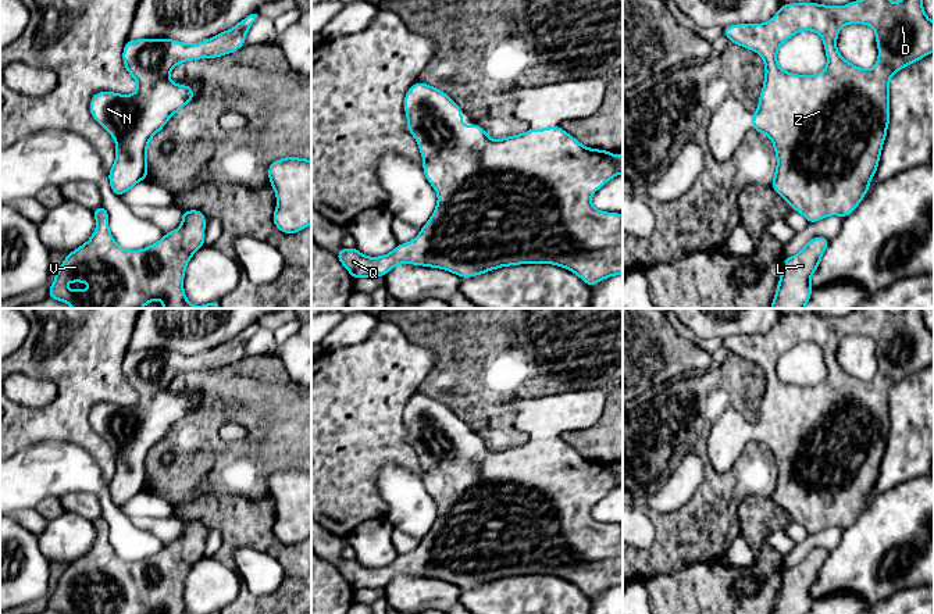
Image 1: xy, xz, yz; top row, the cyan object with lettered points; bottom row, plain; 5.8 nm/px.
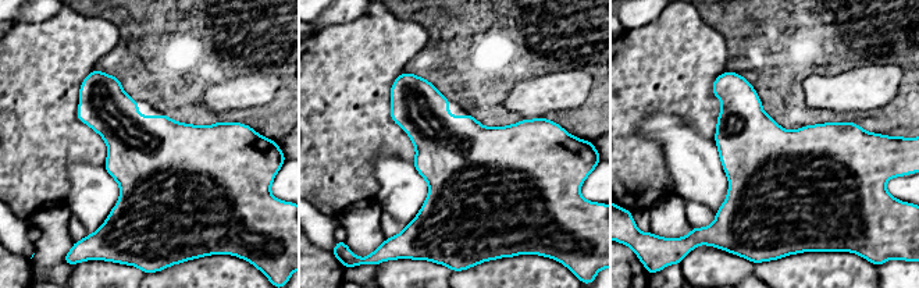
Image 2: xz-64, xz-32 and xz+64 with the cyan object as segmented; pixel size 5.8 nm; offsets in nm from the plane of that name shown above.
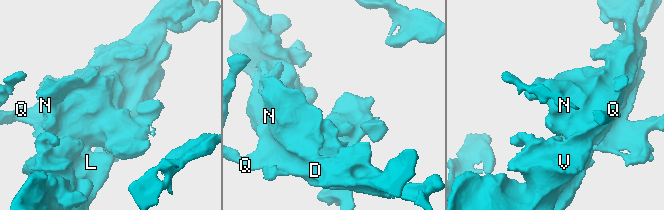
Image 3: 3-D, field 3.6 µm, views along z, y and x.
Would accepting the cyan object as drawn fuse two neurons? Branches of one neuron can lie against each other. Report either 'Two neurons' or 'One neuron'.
One neuron

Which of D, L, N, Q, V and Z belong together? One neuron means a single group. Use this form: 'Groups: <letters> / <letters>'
Groups: D L N Q V Z

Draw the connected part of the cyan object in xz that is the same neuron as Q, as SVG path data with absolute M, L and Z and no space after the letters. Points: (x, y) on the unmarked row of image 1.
M416 393L403 414L407 442L416 449L427 492L438 506L438 515L416 550L398 556L389 565L367 568L356 558L335 567L354 589L385 588L395 576L414 575L446 581L461 589L518 575L555 575L580 588L588 597L613 586L623 586L623 526L596 521L592 506L623 485L623 465L589 460L560 438L528 440L493 451L478 436L461 436L461 420L442 401Z

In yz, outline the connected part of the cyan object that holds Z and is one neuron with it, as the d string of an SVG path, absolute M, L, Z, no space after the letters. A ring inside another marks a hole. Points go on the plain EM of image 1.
M866 308L841 318L781 315L767 333L730 336L723 345L730 354L759 364L766 378L752 439L766 445L774 457L777 478L770 497L808 533L828 526L848 528L860 515L878 479L890 435L891 388L934 363L934 333L923 321L923 308L905 308L896 314L887 308ZM848 335L863 335L876 342L878 370L871 381L862 381L838 364L838 343ZM802 342L813 342L823 350L827 378L820 385L796 386L778 378L780 357Z

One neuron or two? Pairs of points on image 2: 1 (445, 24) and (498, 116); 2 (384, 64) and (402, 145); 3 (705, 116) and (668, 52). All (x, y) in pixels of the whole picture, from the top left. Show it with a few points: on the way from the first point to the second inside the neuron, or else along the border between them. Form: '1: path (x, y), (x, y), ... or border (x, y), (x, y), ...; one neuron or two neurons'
1: path (467, 46), (498, 77), (498, 93); one neuron
2: path (380, 84), (380, 123), (383, 125); one neuron
3: path (694, 100), (669, 67); one neuron

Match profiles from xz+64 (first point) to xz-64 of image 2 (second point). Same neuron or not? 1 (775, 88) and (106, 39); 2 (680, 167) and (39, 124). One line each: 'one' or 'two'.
1: two
2: two

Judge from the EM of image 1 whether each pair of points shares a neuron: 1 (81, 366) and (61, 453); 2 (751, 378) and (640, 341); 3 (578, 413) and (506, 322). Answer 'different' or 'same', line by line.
1: different
2: different
3: same

